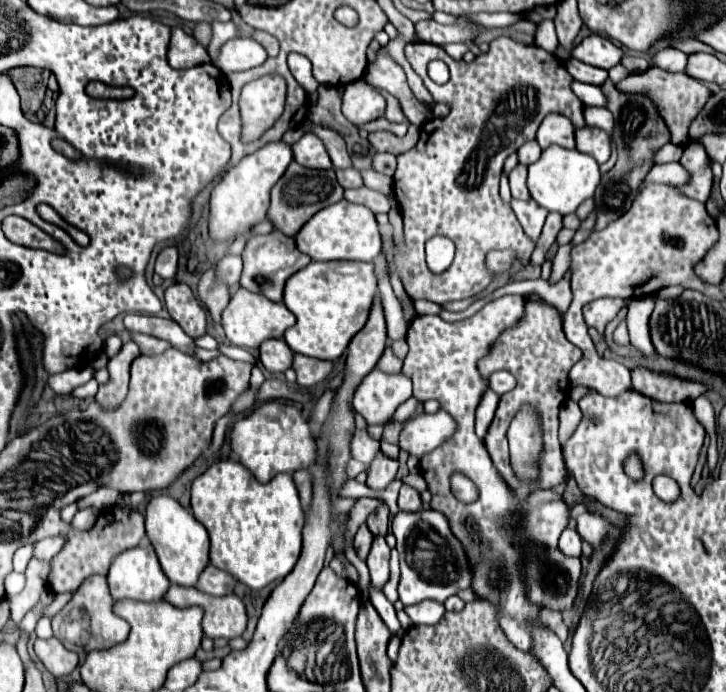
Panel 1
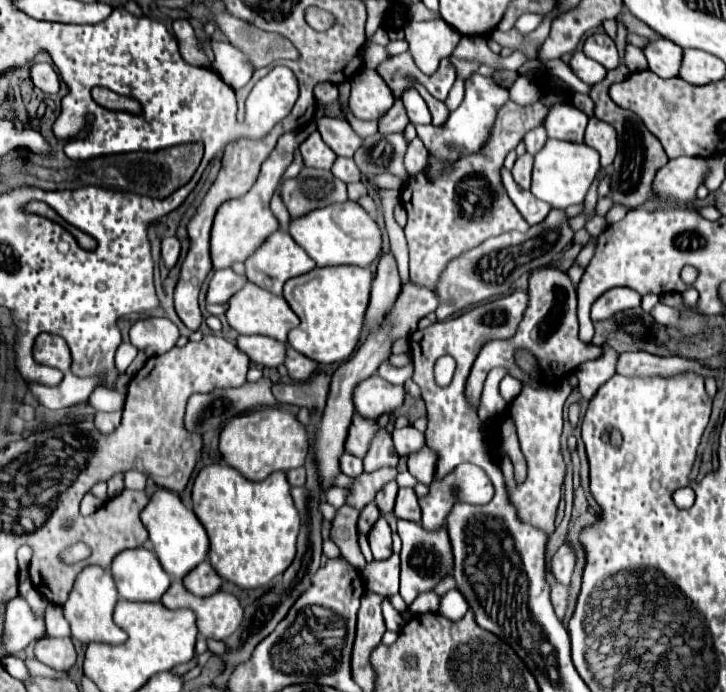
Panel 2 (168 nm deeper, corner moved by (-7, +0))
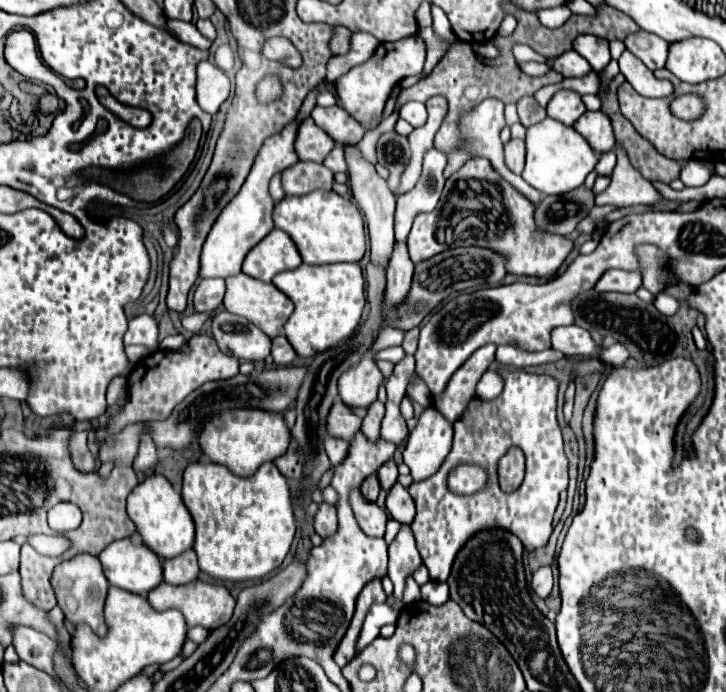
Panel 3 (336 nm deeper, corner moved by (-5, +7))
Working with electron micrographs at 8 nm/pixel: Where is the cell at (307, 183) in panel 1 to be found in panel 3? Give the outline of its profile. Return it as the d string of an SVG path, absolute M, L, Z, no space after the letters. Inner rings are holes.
M303 162L289 166L281 172L283 178L283 190L289 196L301 196L309 194L313 190L331 190L333 184L333 172L317 162Z

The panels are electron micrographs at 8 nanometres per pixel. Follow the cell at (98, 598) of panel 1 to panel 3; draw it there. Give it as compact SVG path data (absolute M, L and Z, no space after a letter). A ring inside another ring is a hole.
M79 554L71 560L61 562L53 570L51 586L55 588L57 606L63 610L67 620L71 620L73 624L87 624L93 628L95 634L105 636L107 626L105 626L105 618L103 618L103 604L105 604L105 596L109 590L109 582L103 574L103 568L101 568L101 562L97 556Z

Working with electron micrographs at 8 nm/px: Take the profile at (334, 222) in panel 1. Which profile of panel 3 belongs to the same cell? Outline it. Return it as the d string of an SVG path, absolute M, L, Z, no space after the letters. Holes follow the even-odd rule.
M311 192L307 196L285 196L281 202L275 204L273 210L275 228L283 230L295 242L301 258L305 264L331 264L331 262L359 262L367 250L367 236L365 236L365 222L361 210L345 196L335 192Z

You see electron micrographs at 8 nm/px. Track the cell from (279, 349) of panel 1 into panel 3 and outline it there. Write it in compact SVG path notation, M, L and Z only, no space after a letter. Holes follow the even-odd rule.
M227 310L213 316L211 334L223 354L227 350L237 360L265 360L271 352L271 338L243 316L235 316Z

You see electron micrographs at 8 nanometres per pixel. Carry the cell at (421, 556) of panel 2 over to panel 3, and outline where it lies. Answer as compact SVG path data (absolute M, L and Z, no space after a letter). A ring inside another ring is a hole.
M403 526L397 538L389 544L389 572L387 576L391 578L395 586L395 596L401 602L403 598L403 588L405 588L405 578L411 576L419 566L421 566L421 556L415 548L415 538L409 526Z

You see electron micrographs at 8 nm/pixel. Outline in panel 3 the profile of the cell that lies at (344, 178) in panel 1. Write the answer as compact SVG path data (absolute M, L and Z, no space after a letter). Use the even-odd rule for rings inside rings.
M337 144L331 154L325 158L323 162L331 172L347 172L347 162L345 162L345 156L343 156L343 148Z

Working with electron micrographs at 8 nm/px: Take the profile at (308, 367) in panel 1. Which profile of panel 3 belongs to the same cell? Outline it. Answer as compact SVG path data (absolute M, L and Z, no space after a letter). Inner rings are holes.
M275 336L273 340L273 346L271 346L271 356L273 356L273 362L277 366L289 366L293 360L295 360L295 350L291 348L291 344L287 342L285 336Z

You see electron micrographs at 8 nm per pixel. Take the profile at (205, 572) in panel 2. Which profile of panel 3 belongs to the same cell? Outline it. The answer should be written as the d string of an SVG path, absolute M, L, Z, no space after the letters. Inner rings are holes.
M187 550L181 556L175 556L173 560L163 560L163 580L167 584L187 584L197 580L197 576L199 566L193 550Z

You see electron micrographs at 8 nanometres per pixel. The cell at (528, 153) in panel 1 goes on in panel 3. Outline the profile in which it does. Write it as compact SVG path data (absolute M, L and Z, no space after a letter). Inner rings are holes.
M523 96L517 100L517 112L519 112L519 118L521 118L521 124L525 128L541 122L547 114L545 114L545 108L541 108L537 104L537 100L533 96Z

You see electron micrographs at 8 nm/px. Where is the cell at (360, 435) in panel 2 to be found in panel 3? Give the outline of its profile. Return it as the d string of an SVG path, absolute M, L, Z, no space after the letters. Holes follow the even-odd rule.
M335 400L331 406L331 412L327 416L327 432L329 436L351 440L355 432L361 428L361 418L357 418L349 406L345 406L341 400Z

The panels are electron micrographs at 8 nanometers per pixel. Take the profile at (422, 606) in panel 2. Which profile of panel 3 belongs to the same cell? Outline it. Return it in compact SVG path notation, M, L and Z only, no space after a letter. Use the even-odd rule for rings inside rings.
M407 576L407 588L403 590L403 602L405 602L405 604L411 604L411 602L415 602L415 600L419 600L419 598L421 598L419 584L417 584L411 576Z

